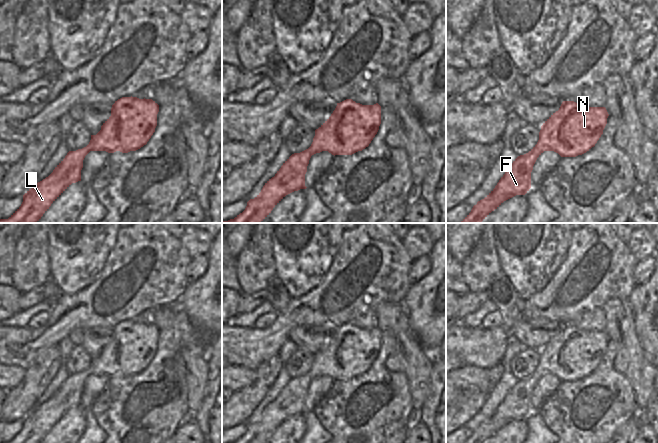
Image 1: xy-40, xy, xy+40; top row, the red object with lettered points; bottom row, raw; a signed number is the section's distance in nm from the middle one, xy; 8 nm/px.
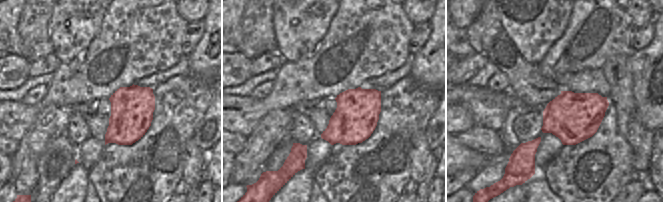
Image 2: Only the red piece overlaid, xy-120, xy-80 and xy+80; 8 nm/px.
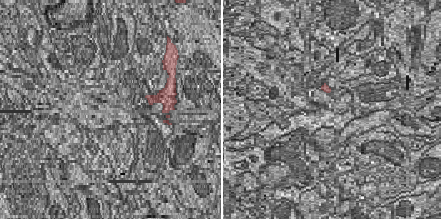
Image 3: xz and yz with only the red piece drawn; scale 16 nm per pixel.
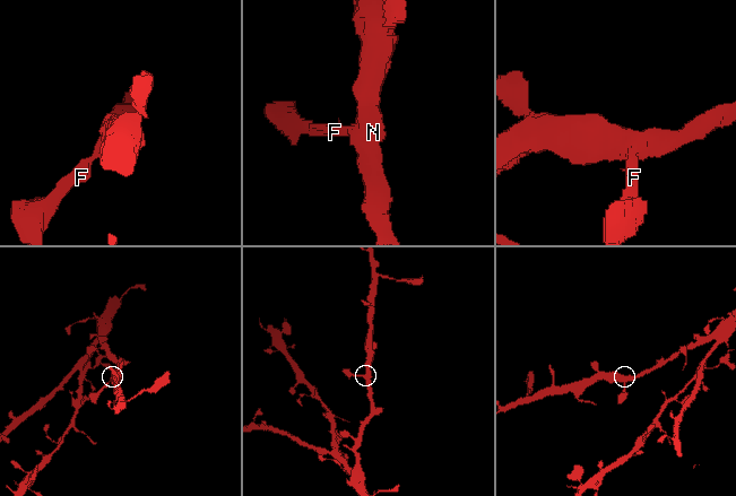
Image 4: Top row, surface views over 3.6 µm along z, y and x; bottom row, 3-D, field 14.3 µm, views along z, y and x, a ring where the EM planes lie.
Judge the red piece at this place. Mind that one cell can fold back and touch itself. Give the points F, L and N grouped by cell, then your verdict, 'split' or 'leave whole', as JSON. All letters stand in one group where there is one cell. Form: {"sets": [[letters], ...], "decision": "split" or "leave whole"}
{"sets": [["F", "L", "N"]], "decision": "leave whole"}

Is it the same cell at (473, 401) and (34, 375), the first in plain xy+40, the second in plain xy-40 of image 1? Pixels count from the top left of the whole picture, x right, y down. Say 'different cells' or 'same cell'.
same cell

